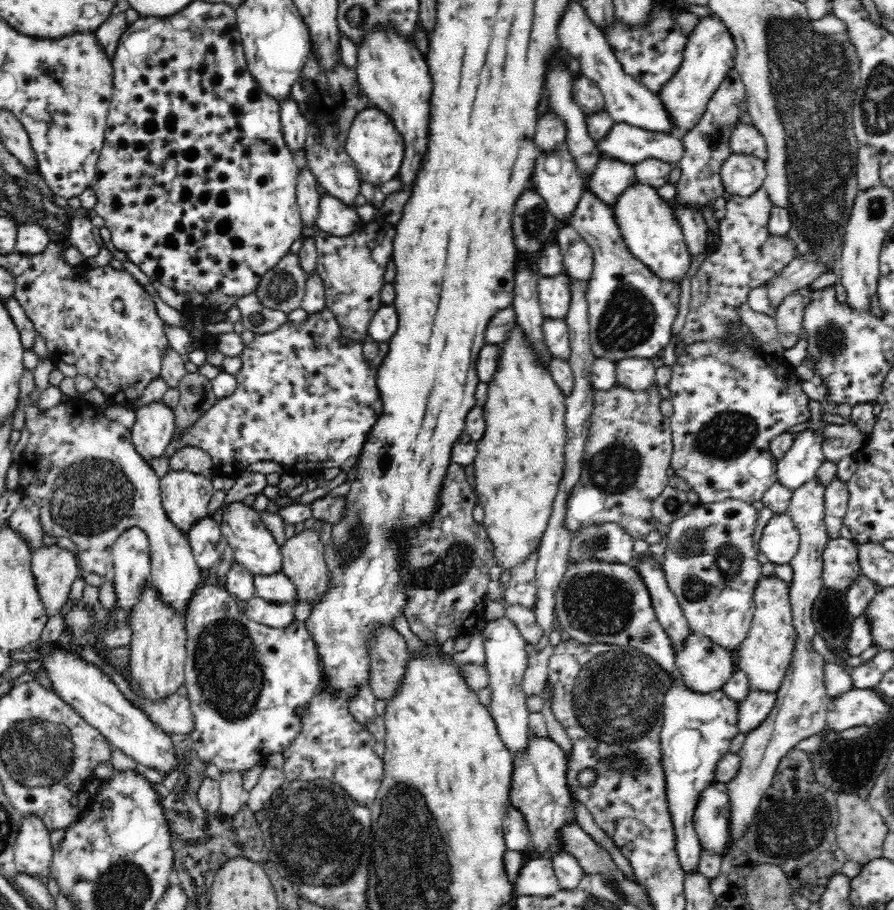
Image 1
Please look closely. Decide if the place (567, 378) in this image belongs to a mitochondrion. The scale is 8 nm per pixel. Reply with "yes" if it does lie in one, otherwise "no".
no

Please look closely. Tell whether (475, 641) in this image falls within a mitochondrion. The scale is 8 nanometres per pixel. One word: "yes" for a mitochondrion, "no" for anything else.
no

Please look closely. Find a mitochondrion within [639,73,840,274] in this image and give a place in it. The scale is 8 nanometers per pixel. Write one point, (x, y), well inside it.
(714, 140)

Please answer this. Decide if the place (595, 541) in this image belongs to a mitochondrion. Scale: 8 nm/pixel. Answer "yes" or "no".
yes

